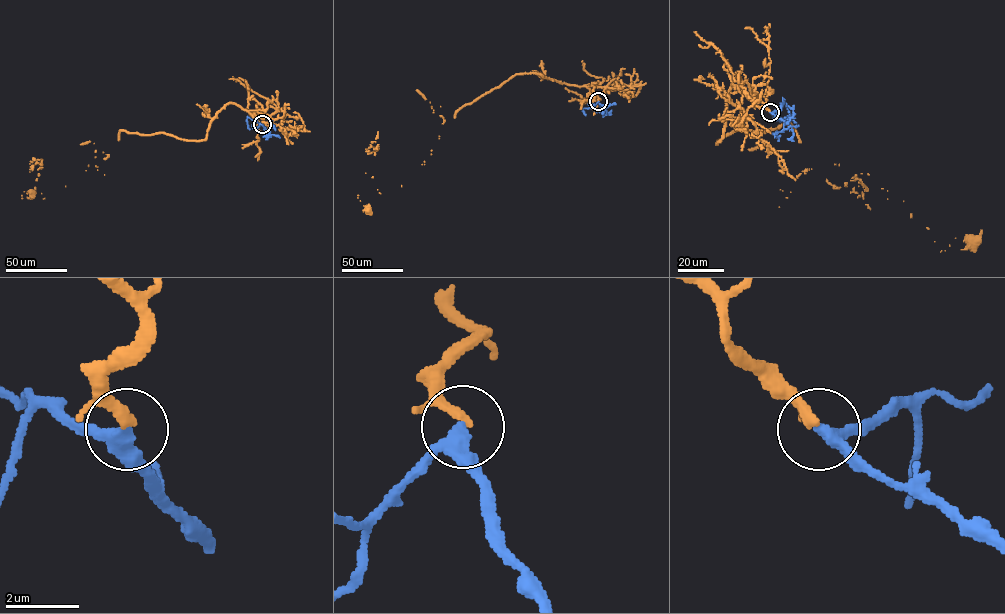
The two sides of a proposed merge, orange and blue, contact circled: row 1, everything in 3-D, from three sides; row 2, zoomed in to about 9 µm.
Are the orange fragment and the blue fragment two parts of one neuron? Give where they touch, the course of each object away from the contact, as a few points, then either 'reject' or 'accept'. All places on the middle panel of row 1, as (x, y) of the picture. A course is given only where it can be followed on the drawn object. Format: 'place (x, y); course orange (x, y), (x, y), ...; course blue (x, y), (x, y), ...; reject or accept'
place (598, 101); course orange (599, 101), (584, 86), (534, 73), (513, 75), (443, 121), (424, 164), (401, 186), (379, 192), (363, 212); course blue (598, 101), (594, 107), (584, 108), (585, 115); accept

